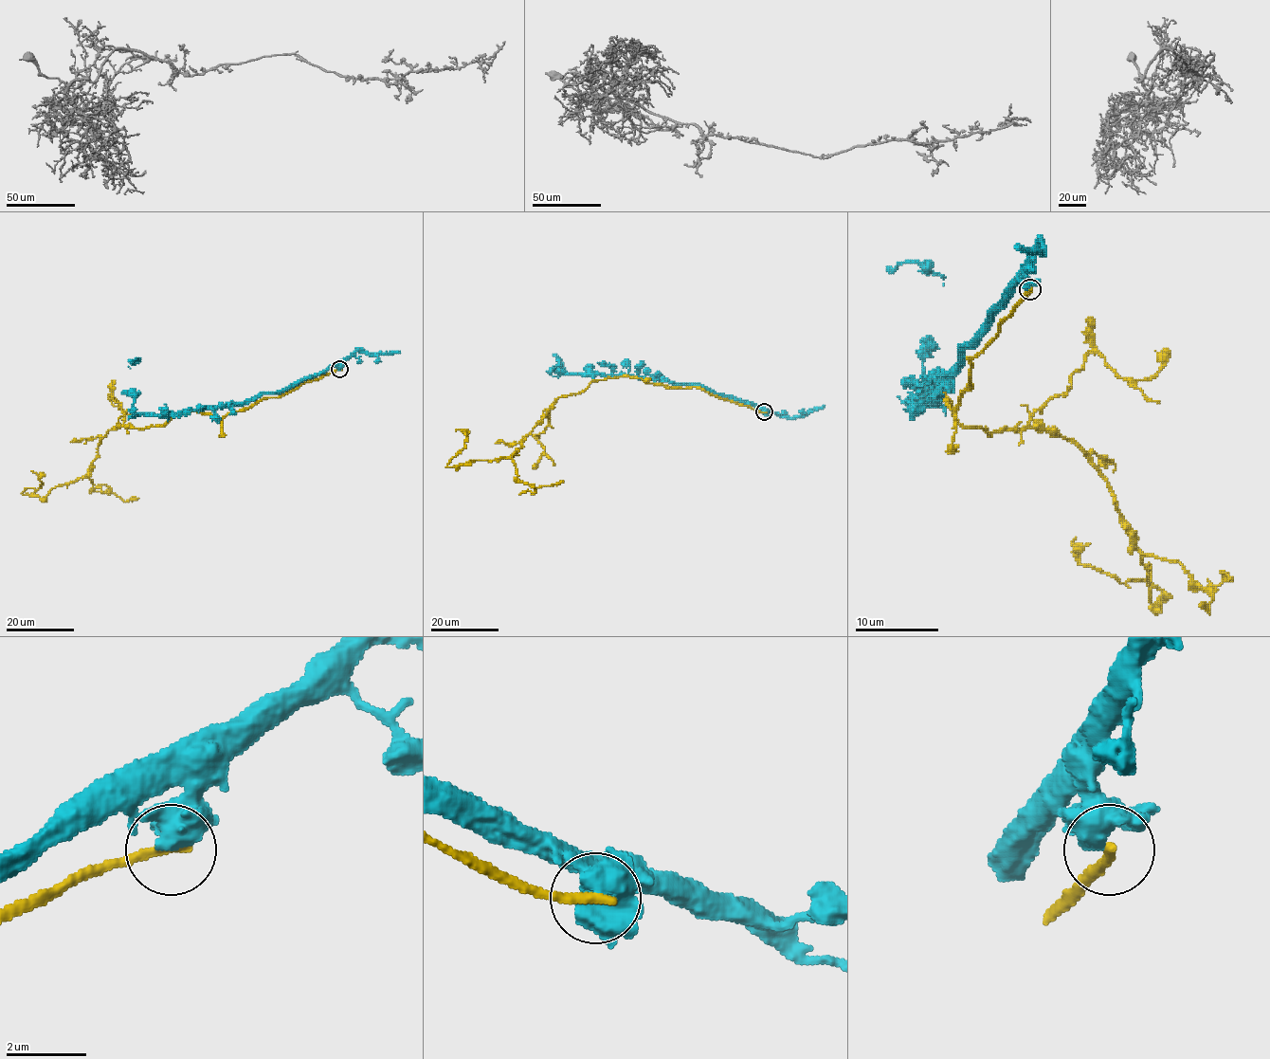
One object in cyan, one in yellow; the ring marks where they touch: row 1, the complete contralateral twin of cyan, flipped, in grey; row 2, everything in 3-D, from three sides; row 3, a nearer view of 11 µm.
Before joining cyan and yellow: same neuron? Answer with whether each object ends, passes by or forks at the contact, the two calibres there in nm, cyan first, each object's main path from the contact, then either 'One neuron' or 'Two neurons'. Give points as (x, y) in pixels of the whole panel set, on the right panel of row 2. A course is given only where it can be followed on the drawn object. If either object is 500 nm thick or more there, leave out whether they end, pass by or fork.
Thickness 600 nm (cyan) against 280 nm. Course of cyan: (1029, 290), (1019, 282), (991, 311), (934, 401), (922, 396), (922, 358), (943, 277), (910, 263), (889, 271). Course of yellow: (1029, 290), (952, 409), (941, 394), (989, 434), (1071, 441), (1163, 595), (1078, 560), (1076, 537). Two neurons

